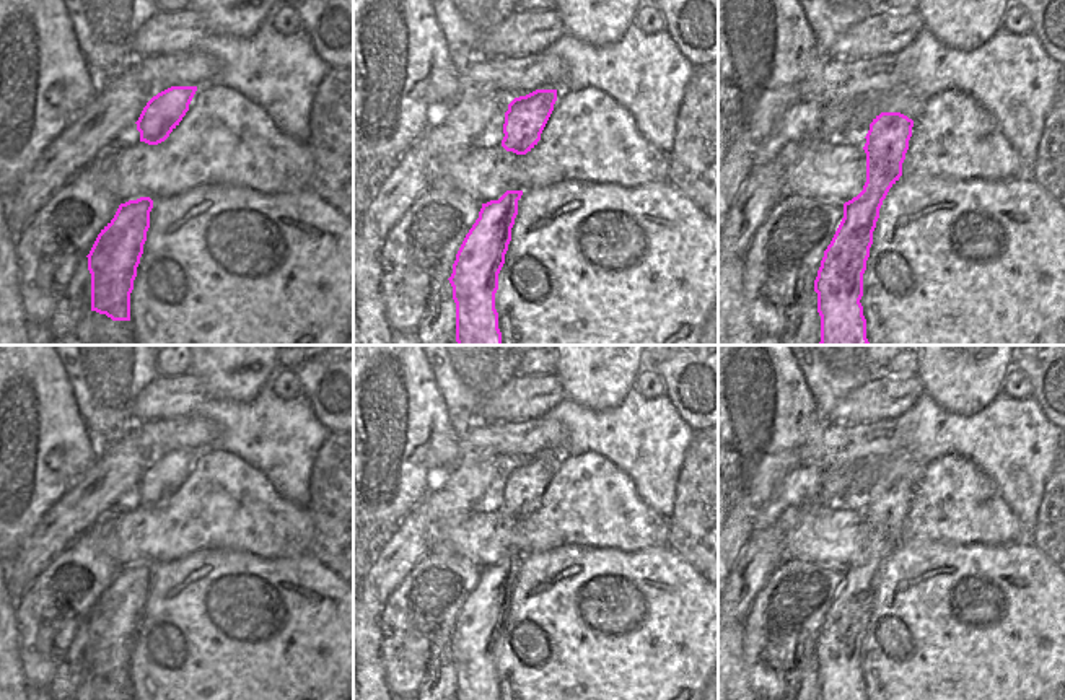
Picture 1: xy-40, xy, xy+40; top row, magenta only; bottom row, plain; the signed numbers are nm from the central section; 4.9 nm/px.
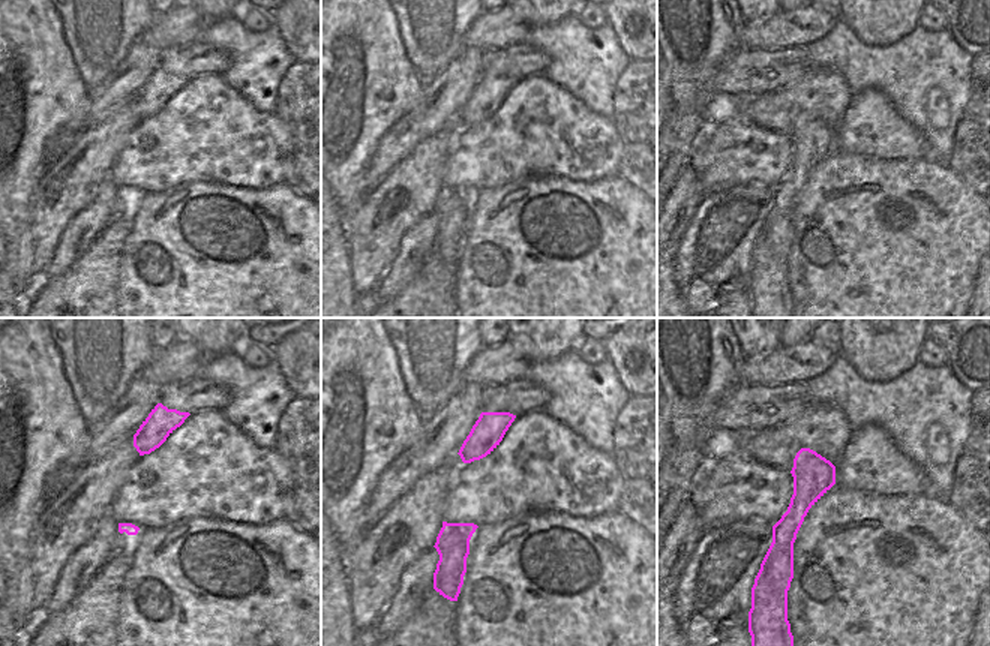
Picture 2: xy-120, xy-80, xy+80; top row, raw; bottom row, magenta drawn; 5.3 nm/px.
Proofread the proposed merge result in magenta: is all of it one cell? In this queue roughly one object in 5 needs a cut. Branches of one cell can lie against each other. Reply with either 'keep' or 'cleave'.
keep

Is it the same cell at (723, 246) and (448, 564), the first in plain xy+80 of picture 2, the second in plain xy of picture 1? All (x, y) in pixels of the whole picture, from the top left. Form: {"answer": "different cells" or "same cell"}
{"answer": "same cell"}

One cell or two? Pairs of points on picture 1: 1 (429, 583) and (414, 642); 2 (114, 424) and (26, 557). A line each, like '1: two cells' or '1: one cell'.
1: one cell
2: two cells

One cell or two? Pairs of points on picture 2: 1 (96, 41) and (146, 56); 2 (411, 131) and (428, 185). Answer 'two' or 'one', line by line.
1: two
2: two

